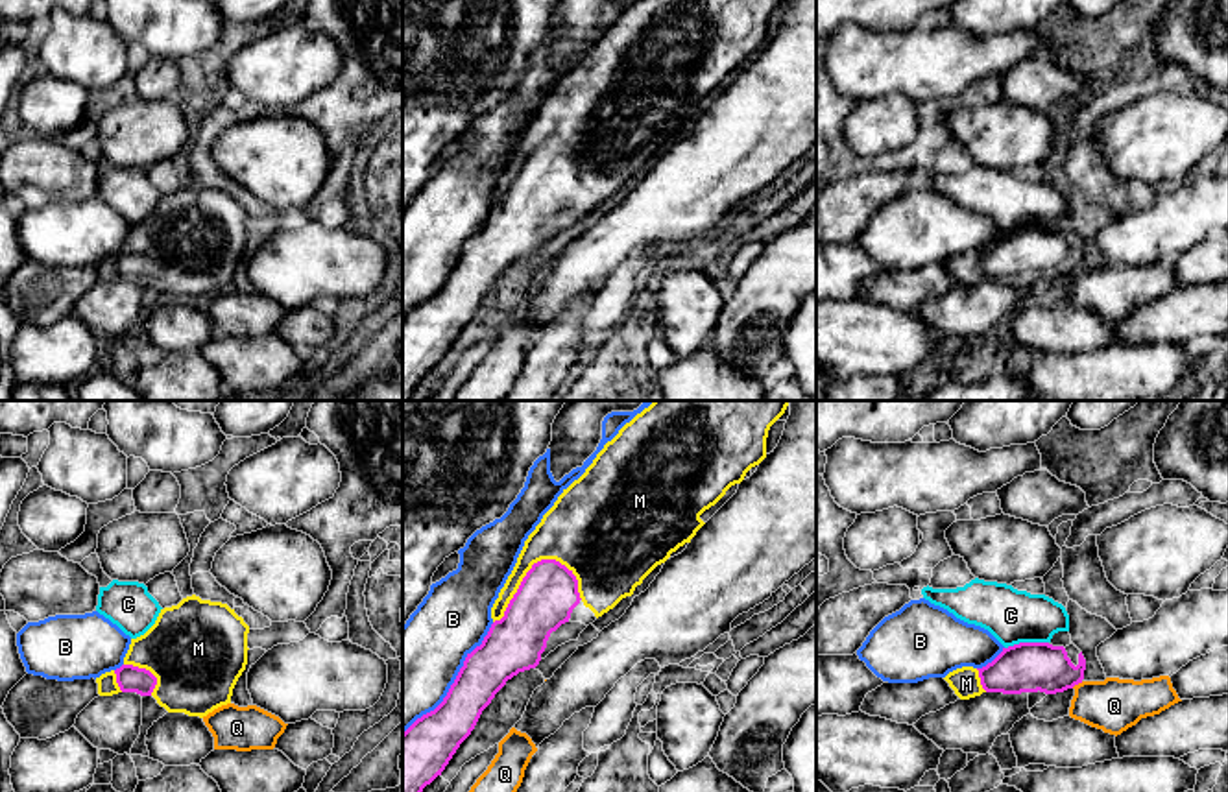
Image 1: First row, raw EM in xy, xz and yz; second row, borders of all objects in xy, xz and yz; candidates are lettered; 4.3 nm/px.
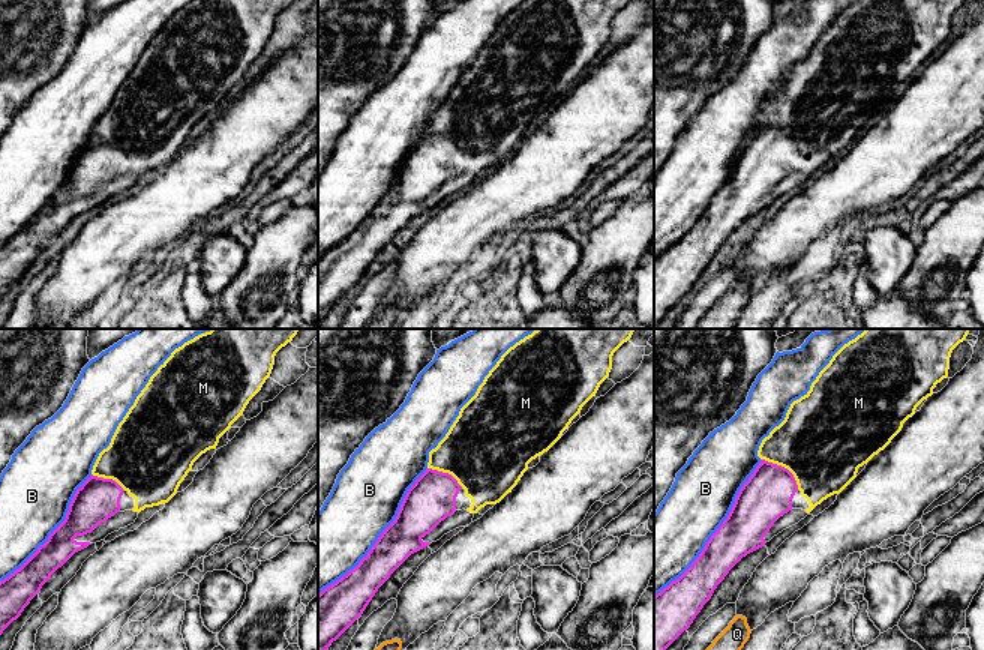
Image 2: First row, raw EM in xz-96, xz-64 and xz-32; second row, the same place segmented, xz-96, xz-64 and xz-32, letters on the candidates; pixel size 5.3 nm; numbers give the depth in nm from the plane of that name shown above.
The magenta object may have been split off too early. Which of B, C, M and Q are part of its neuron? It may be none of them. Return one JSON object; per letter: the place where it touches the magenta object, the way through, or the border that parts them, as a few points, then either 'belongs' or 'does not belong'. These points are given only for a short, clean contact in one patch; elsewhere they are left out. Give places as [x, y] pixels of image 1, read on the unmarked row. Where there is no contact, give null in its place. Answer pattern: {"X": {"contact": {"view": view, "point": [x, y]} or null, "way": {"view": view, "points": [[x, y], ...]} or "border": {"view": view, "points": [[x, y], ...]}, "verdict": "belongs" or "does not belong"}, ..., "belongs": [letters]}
{"B": {"contact": {"view": "xz", "point": [455, 268]}, "verdict": "does not belong"}, "C": {"contact": {"view": "yz", "point": [1025, 229]}, "verdict": "does not belong"}, "M": {"contact": {"view": "xz", "point": [527, 159]}, "verdict": "belongs"}, "Q": {"contact": {"view": "yz", "point": [1077, 270]}, "border": {"view": "yz", "points": [[1083, 268], [1071, 274]]}, "verdict": "does not belong"}, "belongs": ["M"]}

